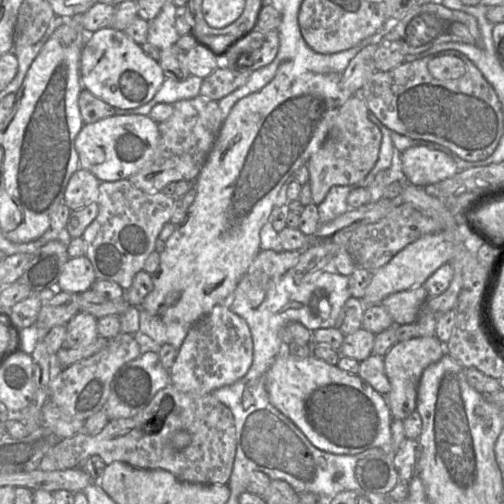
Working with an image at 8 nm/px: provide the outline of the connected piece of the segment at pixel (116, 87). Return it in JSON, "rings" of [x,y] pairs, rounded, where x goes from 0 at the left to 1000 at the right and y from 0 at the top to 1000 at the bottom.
{"rings":[[[208,54],[173,65],[159,113],[159,151],[169,177],[226,214],[260,216],[294,204],[327,159],[313,121],[296,113],[280,89],[246,62]]]}

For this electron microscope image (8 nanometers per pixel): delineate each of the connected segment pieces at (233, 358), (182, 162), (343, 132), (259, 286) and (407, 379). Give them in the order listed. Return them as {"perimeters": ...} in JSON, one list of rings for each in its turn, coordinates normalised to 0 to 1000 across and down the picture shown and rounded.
{"perimeters":[[[[450,599],[433,603],[375,649],[335,734],[337,760],[361,778],[417,782],[478,752],[494,734],[500,714],[502,679],[490,641],[454,613]]],[[[391,190],[343,206],[343,226],[313,244],[315,284],[304,315],[278,339],[254,353],[262,367],[290,381],[315,381],[331,365],[355,357],[387,359],[438,250],[442,226],[433,200]]],[[[706,187],[677,212],[649,274],[609,321],[621,403],[633,407],[661,369],[704,367],[744,329],[758,280],[754,256],[730,234],[724,198]]],[[[518,494],[472,558],[460,587],[482,587],[498,609],[512,609],[528,587],[534,558],[558,550],[585,528],[595,506],[597,498]]],[[[865,667],[821,669],[790,677],[760,706],[766,746],[774,760],[774,776],[758,784],[768,796],[778,829],[802,833],[825,813],[827,772],[839,736],[855,722],[871,716],[885,700],[883,683]]]]}

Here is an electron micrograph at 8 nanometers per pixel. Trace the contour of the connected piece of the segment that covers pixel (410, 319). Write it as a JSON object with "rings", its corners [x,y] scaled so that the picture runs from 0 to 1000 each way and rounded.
{"rings":[[[839,567],[786,579],[766,589],[758,605],[778,627],[782,645],[819,643],[831,613],[849,591]]]}

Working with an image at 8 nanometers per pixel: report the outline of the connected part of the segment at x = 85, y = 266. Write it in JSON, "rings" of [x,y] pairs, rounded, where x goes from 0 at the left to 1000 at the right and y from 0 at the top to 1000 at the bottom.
{"rings":[[[171,508],[137,512],[115,554],[121,577],[165,581],[190,558],[185,528]]]}

